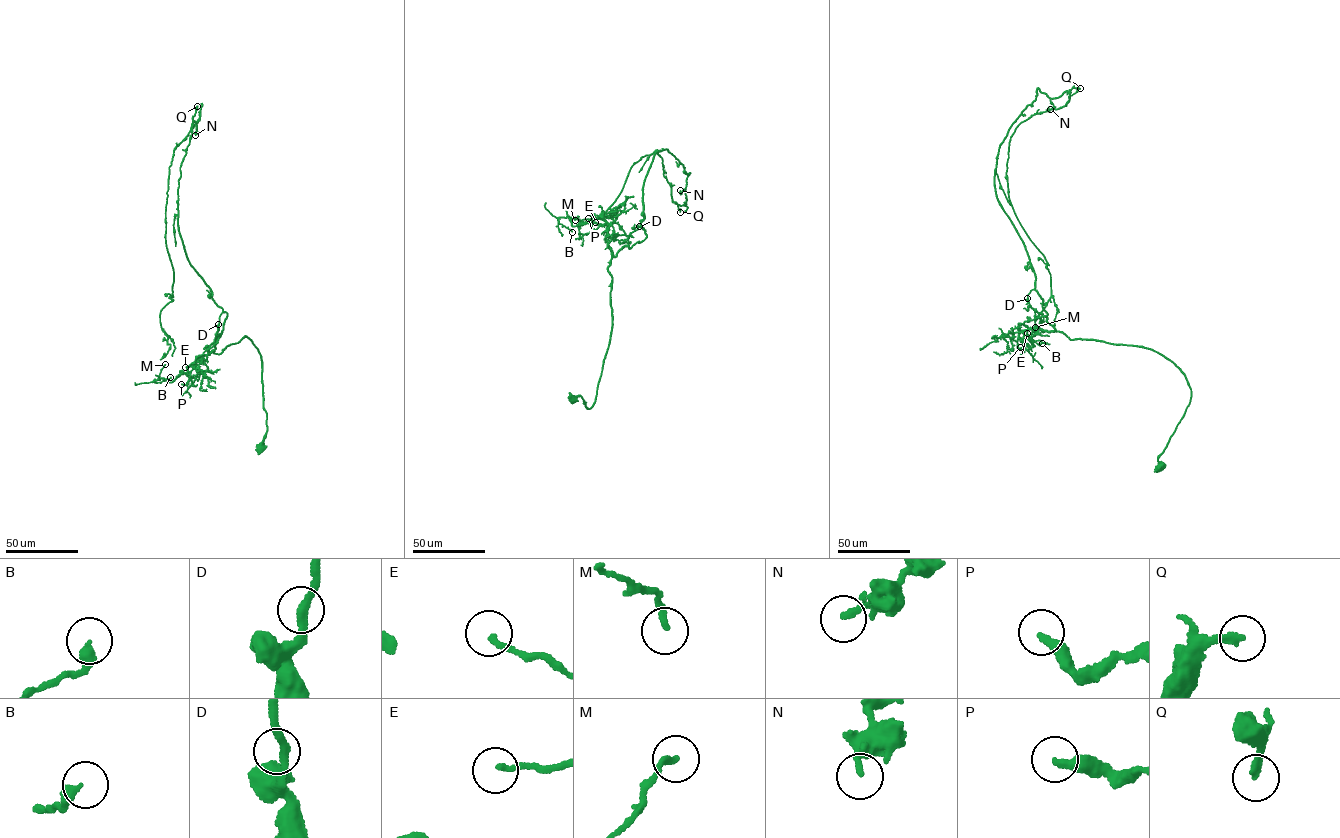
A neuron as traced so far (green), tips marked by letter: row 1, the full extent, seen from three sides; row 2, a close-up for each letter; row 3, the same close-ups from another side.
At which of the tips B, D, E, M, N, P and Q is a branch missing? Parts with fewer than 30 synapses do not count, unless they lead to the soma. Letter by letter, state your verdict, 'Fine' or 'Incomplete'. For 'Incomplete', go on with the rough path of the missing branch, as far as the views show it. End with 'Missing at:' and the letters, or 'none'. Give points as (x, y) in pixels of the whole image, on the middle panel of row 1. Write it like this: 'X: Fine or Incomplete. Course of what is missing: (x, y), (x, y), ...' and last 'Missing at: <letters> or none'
B: Fine
D: Fine
E: Fine
M: Fine
N: Fine
P: Incomplete. Course of what is missing: (588, 218), (580, 211), (572, 214), (565, 211), (547, 189)
Q: Fine
Missing at: P

